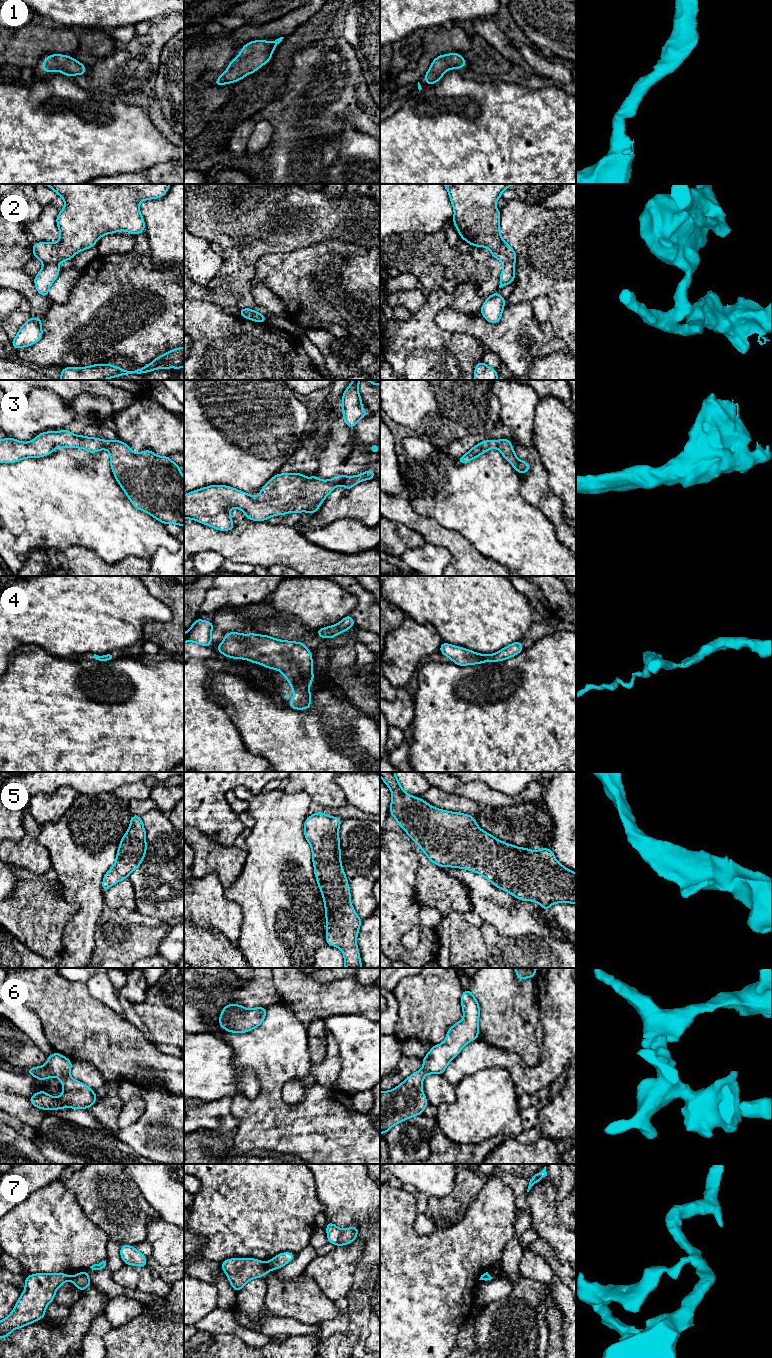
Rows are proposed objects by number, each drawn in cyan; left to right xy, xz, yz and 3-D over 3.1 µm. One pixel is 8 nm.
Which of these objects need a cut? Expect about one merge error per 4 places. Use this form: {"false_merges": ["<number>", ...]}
{"false_merges": ["2", "7"]}

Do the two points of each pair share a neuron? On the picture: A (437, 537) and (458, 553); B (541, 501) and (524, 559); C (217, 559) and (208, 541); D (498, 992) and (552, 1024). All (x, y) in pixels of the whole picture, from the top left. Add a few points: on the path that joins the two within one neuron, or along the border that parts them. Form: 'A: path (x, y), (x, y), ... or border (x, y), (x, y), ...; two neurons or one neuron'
A: path (442, 537), (453, 548); one neuron
B: border (520, 495), (526, 502), (536, 507), (553, 528); two neurons
C: border (212, 550), (197, 552); two neurons
D: border (538, 992), (539, 1020); two neurons

